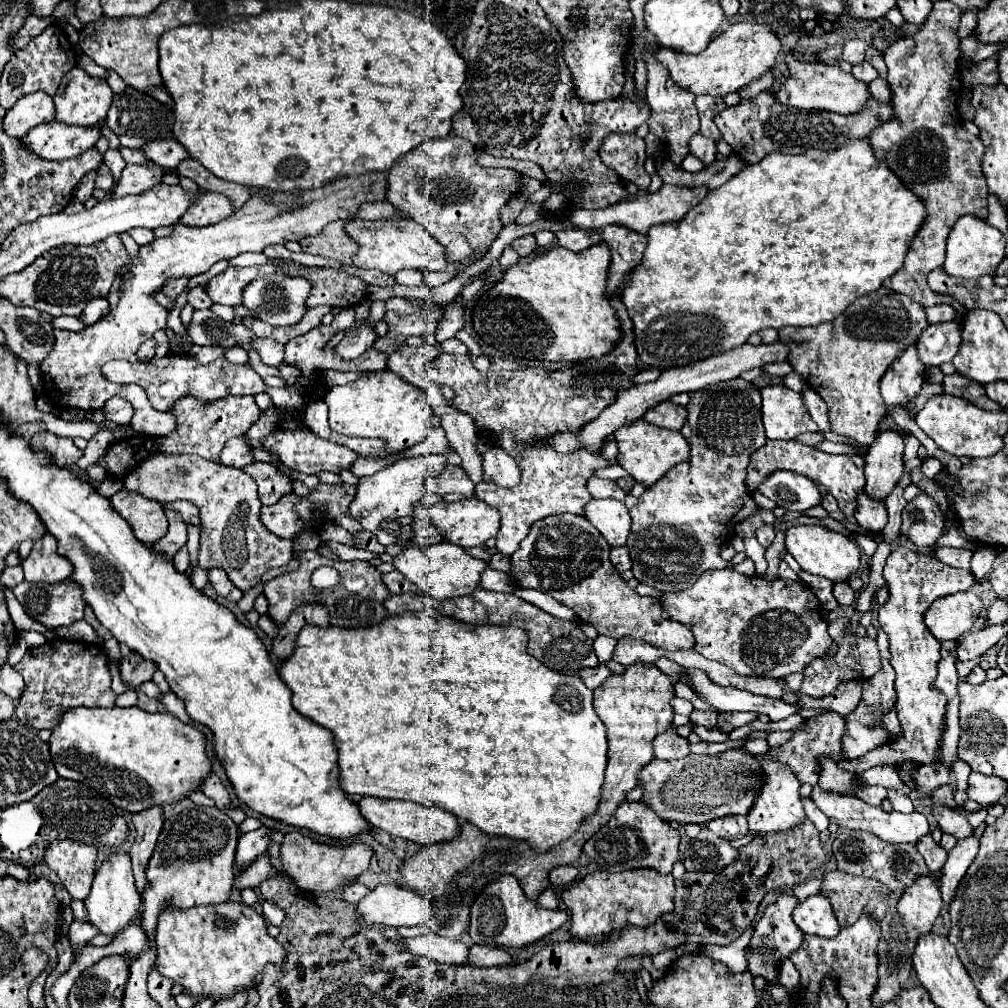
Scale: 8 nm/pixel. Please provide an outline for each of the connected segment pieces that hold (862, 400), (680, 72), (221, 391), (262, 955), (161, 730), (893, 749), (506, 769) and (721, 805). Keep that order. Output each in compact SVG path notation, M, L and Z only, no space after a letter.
M887 287L859 297L833 323L815 327L783 327L779 339L791 343L787 361L829 405L831 429L849 435L869 447L875 441L877 425L887 415L879 381L889 365L919 339L927 327L925 307Z
M733 23L725 31L715 37L705 51L693 53L675 53L673 49L661 49L657 59L671 71L671 77L693 95L719 95L725 97L753 79L759 79L775 65L775 57L781 49L779 37L767 27L759 23Z
M167 353L165 357L153 357L151 361L109 361L107 365L103 365L101 369L103 377L107 381L113 383L137 383L139 387L145 389L149 403L157 409L157 411L171 411L171 405L175 405L177 399L181 397L195 397L199 403L211 403L217 399L223 399L227 395L233 393L233 389L237 391L235 395L255 395L255 393L263 393L265 391L265 383L263 379L251 369L251 365L233 365L229 363L225 357L201 365L197 363L189 353Z
M219 903L195 909L163 909L155 929L157 943L157 971L169 977L173 983L183 985L187 993L211 995L219 999L233 997L235 993L249 991L257 985L257 977L263 973L267 963L283 963L283 947L267 933L267 921L255 909L243 903Z
M139 707L71 709L63 715L59 727L53 729L49 745L51 745L51 757L55 763L55 769L59 771L61 777L73 779L73 781L87 781L89 775L99 777L99 779L103 777L101 785L97 783L97 791L109 797L109 801L115 807L121 807L123 811L129 811L129 813L141 813L155 805L167 805L167 803L187 799L193 791L201 791L203 781L213 771L211 761L205 751L207 741L199 729L179 721L171 713L161 713L161 711L147 713Z
M897 545L883 567L885 587L889 591L887 601L879 607L877 619L881 629L889 637L889 663L897 673L895 691L897 691L897 715L903 727L903 735L893 741L889 747L877 747L871 753L865 753L859 759L841 761L839 769L845 769L853 775L863 773L875 765L899 765L903 761L917 761L917 763L931 763L935 761L939 737L943 737L943 717L945 717L945 697L933 685L937 677L937 663L939 655L939 641L931 637L927 625L923 625L923 613L931 607L931 603L943 595L969 591L977 581L969 569L953 569L943 565L941 561L929 557L927 553L913 551L909 547Z
M429 599L427 605L420 612L405 612L401 615L393 615L393 617L385 617L383 623L379 625L371 625L371 627L363 627L363 629L339 629L339 627L325 627L325 629L319 629L317 625L307 625L305 629L301 629L299 637L295 639L295 649L291 653L289 659L281 661L279 665L279 677L289 685L289 689L293 691L293 707L303 713L305 717L313 719L315 723L319 723L321 727L329 729L333 733L333 743L337 747L337 765L339 765L339 783L341 783L341 789L345 789L345 793L349 795L361 795L361 797L379 797L379 799L401 799L401 801L413 801L413 803L421 803L421 805L429 805L429 807L439 807L439 809L445 809L449 813L455 813L459 819L463 821L469 821L473 825L477 825L483 833L491 833L491 835L505 835L505 837L511 837L511 839L523 839L527 843L533 845L535 851L547 851L551 849L553 845L565 841L567 837L571 837L579 825L591 815L597 811L597 805L599 805L599 793L601 793L601 785L603 785L603 771L605 771L605 765L607 765L607 737L605 737L605 725L601 723L601 719L595 715L593 711L593 691L585 687L585 683L577 677L577 675L563 675L563 673L557 673L545 665L541 665L535 657L531 657L527 653L527 633L523 633L523 629L519 627L503 627L503 625L467 625L463 621L455 621L451 617L445 617L435 613L435 608L432 605L434 600Z
M729 749L719 755L687 755L677 761L659 761L653 759L639 771L639 787L643 789L641 801L651 807L663 821L677 821L681 825L685 823L707 823L715 817L725 815L747 815L757 791L761 787L761 767L757 763L757 757L753 757L745 749Z

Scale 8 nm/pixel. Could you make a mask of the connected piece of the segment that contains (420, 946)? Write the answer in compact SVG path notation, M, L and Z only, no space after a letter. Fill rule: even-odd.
M431 931L421 937L401 939L401 943L409 953L425 955L437 963L453 963L453 965L463 963L467 959L467 951L469 951L465 943L449 941L447 937L441 937Z

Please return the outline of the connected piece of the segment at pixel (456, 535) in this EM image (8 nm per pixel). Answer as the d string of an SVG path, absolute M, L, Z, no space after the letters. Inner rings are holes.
M477 497L455 503L435 503L429 515L439 533L461 547L485 545L487 539L499 533L499 511Z

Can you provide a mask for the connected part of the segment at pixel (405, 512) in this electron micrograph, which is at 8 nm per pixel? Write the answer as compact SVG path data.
M423 455L423 457L409 457L393 463L391 467L377 471L371 477L361 477L357 495L347 511L349 517L355 517L363 529L369 529L380 544L387 546L397 542L397 538L390 536L380 528L381 521L385 519L395 519L395 517L409 517L413 513L413 507L419 499L425 497L425 479L431 475L437 475L443 471L443 465L447 463L445 457L441 455Z

